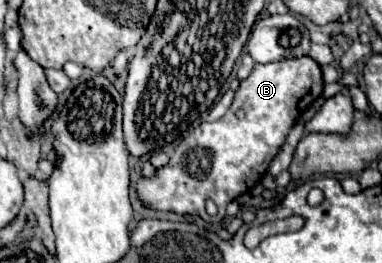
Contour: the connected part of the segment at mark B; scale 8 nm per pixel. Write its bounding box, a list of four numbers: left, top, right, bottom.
[137,56,323,222]

